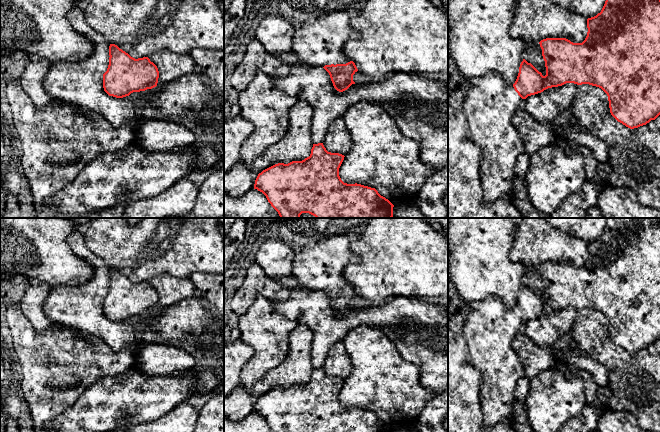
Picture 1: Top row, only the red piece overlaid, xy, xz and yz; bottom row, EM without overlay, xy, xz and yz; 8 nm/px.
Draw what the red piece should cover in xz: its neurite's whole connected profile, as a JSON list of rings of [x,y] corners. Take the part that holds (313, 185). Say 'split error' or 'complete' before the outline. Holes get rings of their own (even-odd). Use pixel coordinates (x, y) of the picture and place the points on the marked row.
complete; [[[323,143],[313,144],[310,156],[304,160],[278,163],[259,173],[254,189],[266,196],[280,218],[300,218],[302,213],[316,218],[392,218],[394,205],[375,188],[341,180],[339,168],[344,157],[328,152]]]

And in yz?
split error; [[[606,0],[600,13],[587,19],[587,36],[582,43],[573,43],[566,38],[546,38],[539,42],[542,49],[542,56],[545,61],[546,75],[543,76],[531,63],[525,59],[520,64],[517,79],[513,85],[508,84],[503,77],[496,71],[490,71],[483,77],[474,80],[460,106],[464,112],[473,141],[480,147],[480,179],[484,191],[483,200],[487,205],[492,204],[497,199],[507,193],[513,192],[515,173],[514,168],[517,158],[525,151],[525,143],[518,130],[513,125],[513,116],[519,110],[522,99],[528,96],[543,92],[552,87],[562,86],[566,83],[577,85],[589,84],[601,88],[608,96],[609,108],[611,115],[620,123],[630,129],[646,125],[651,120],[655,120],[660,115],[660,0]]]

